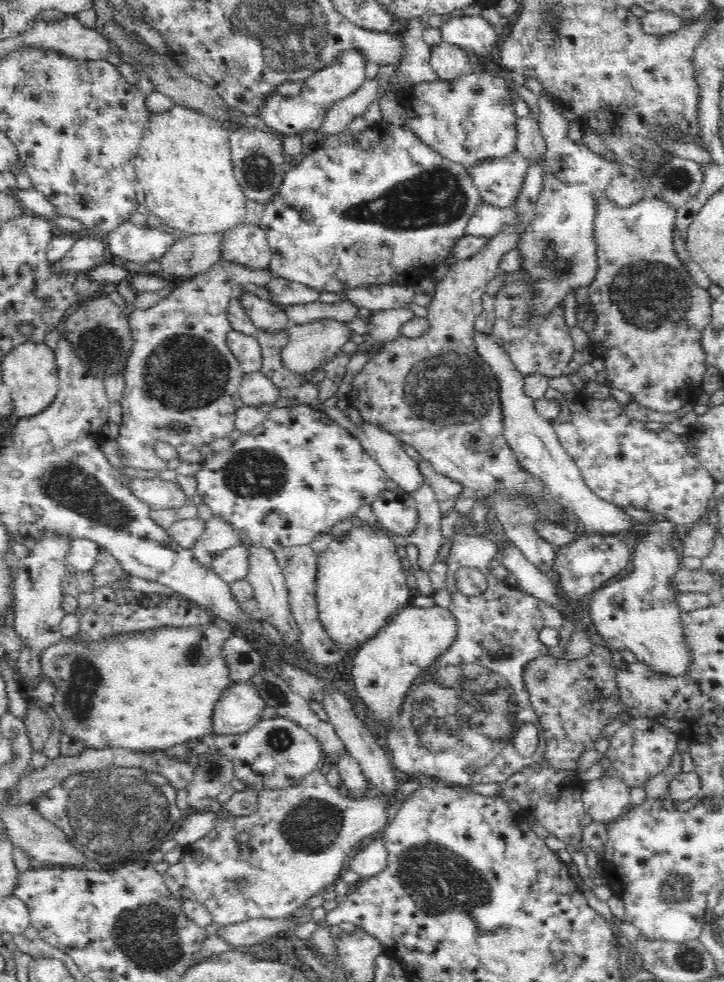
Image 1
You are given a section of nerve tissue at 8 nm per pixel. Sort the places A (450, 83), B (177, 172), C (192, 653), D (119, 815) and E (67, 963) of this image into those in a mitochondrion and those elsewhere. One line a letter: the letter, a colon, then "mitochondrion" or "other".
A: other
B: other
C: mitochondrion
D: mitochondrion
E: other

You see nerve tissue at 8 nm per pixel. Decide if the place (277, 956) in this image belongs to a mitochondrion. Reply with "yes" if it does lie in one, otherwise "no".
no

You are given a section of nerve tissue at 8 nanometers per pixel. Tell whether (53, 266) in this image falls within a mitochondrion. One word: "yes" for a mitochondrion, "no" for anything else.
no

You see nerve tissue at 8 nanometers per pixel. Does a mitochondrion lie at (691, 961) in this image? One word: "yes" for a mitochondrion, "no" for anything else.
yes

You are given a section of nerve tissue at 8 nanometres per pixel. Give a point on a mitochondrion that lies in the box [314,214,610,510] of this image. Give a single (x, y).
(447, 388)

